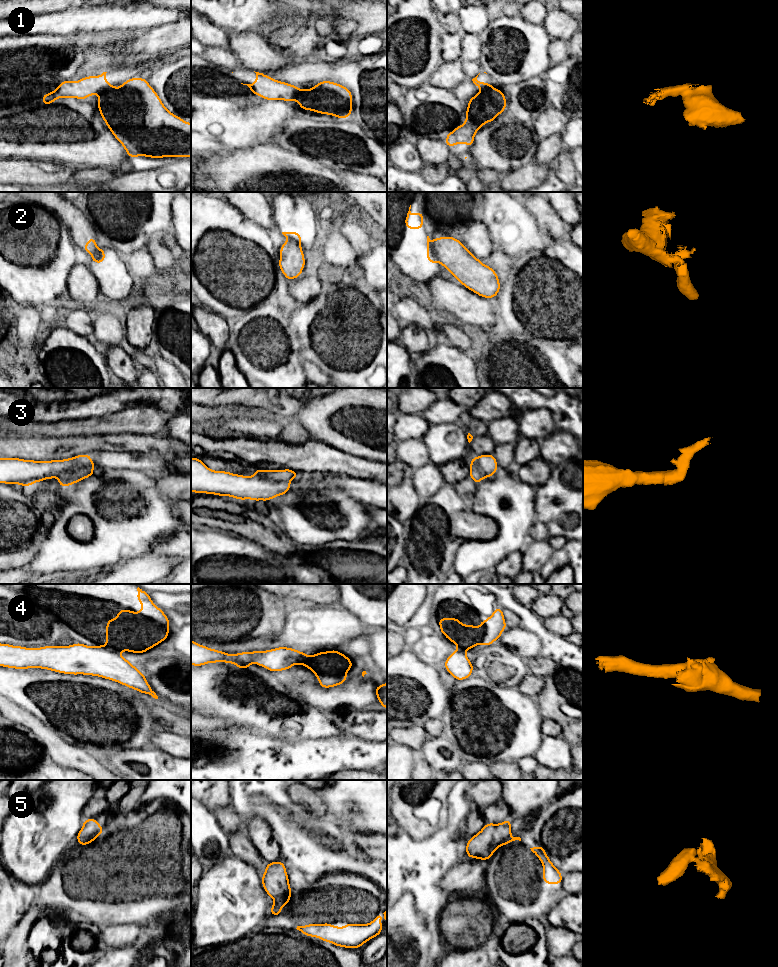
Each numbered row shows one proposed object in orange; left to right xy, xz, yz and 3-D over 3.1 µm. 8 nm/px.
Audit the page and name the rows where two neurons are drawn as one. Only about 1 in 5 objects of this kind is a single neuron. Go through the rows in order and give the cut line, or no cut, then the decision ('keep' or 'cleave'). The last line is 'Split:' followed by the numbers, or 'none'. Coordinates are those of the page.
1: xy (109, 88), (100, 94) | cleave
2: yz (432, 245), (432, 250), (438, 261) | cleave
3: xy (94, 462), (58, 477) | cleave
4: xz (310, 656), (300, 664) | cleave
5: xy (95, 836), (78, 842) | cleave
Split: 1, 2, 3, 4, 5

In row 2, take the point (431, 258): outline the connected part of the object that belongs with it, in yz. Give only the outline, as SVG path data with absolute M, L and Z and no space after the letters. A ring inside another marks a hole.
M427 236L427 262L428 263L437 263L438 262L438 260L434 254L433 245L432 245L432 242L431 242L429 236Z

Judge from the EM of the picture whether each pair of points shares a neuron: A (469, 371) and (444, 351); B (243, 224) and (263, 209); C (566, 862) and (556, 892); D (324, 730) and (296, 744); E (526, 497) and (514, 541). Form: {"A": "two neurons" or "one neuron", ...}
{"A": "one neuron", "B": "two neurons", "C": "two neurons", "D": "two neurons", "E": "one neuron"}

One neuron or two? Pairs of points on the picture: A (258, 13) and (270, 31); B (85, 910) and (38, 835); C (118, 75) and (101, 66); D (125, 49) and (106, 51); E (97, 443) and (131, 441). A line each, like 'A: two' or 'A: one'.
A: two
B: two
C: two
D: two
E: one

